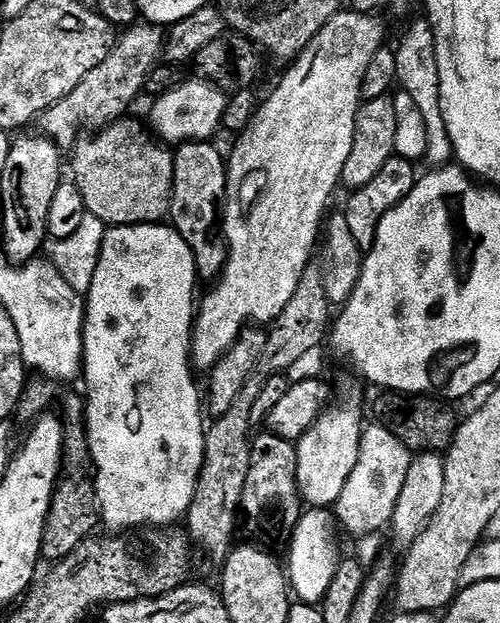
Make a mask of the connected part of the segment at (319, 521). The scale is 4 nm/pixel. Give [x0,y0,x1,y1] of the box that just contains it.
[288,507,342,605]

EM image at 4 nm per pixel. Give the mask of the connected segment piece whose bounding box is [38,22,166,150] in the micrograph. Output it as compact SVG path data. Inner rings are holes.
M147 22L121 31L110 54L106 54L106 62L94 66L94 70L90 70L90 74L86 74L86 78L82 78L66 98L62 98L62 102L56 102L40 115L39 131L54 141L57 148L72 150L80 143L85 130L106 128L121 119L127 113L124 111L135 102L136 95L143 90L156 63L161 63L165 43L165 29Z

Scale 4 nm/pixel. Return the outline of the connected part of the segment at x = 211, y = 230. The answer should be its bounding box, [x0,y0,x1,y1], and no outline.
[170,142,228,281]

